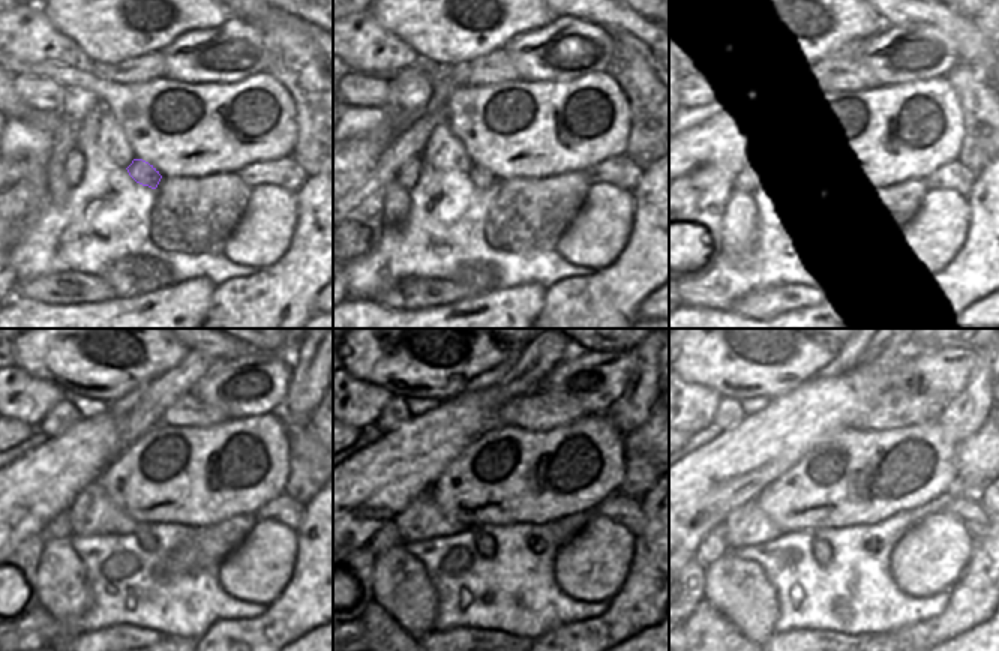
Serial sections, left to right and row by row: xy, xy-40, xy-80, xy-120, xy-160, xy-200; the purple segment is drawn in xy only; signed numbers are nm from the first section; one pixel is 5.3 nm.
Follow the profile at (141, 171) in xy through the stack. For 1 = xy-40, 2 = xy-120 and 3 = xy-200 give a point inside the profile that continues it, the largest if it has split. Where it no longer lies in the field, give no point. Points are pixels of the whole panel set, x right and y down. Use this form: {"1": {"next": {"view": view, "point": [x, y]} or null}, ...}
{"1": {"next": {"view": "xy-40", "point": [483, 179]}}, "2": {"next": {"view": "xy-120", "point": [147, 542]}}, "3": {"next": {"view": "xy-200", "point": [821, 548]}}}

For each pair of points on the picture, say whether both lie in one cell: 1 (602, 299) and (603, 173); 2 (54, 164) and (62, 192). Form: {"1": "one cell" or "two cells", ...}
{"1": "two cells", "2": "one cell"}

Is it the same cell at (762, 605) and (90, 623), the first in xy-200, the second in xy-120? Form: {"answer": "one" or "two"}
{"answer": "two"}

